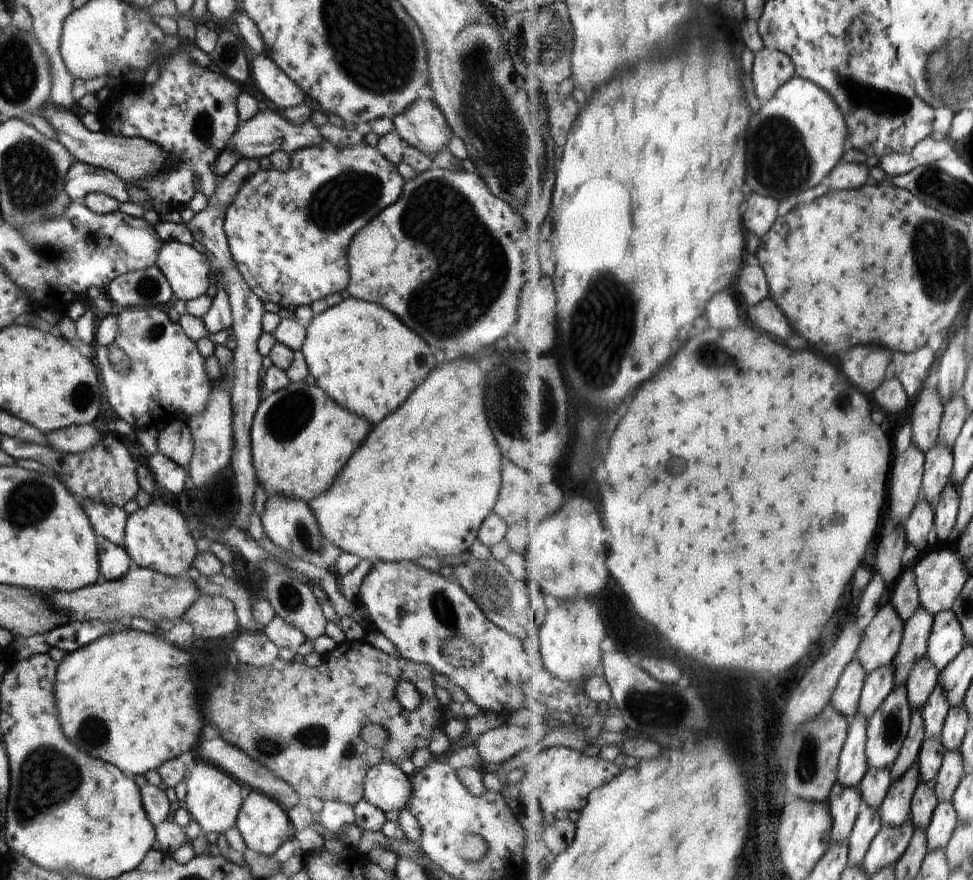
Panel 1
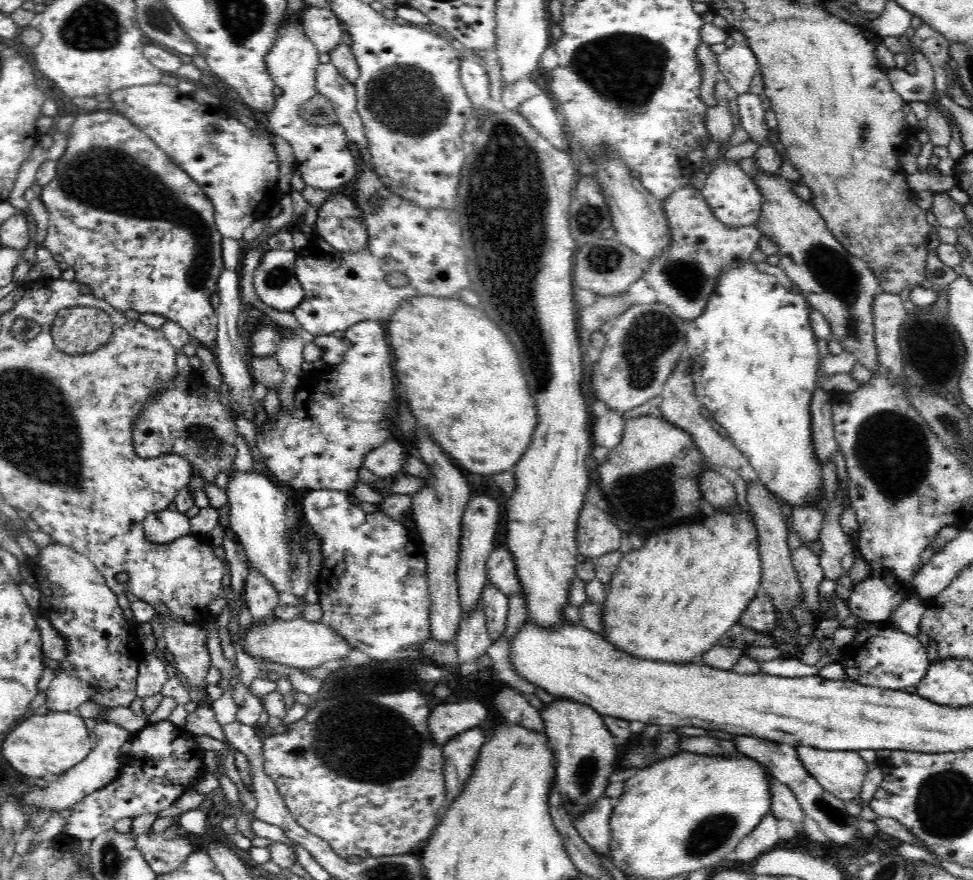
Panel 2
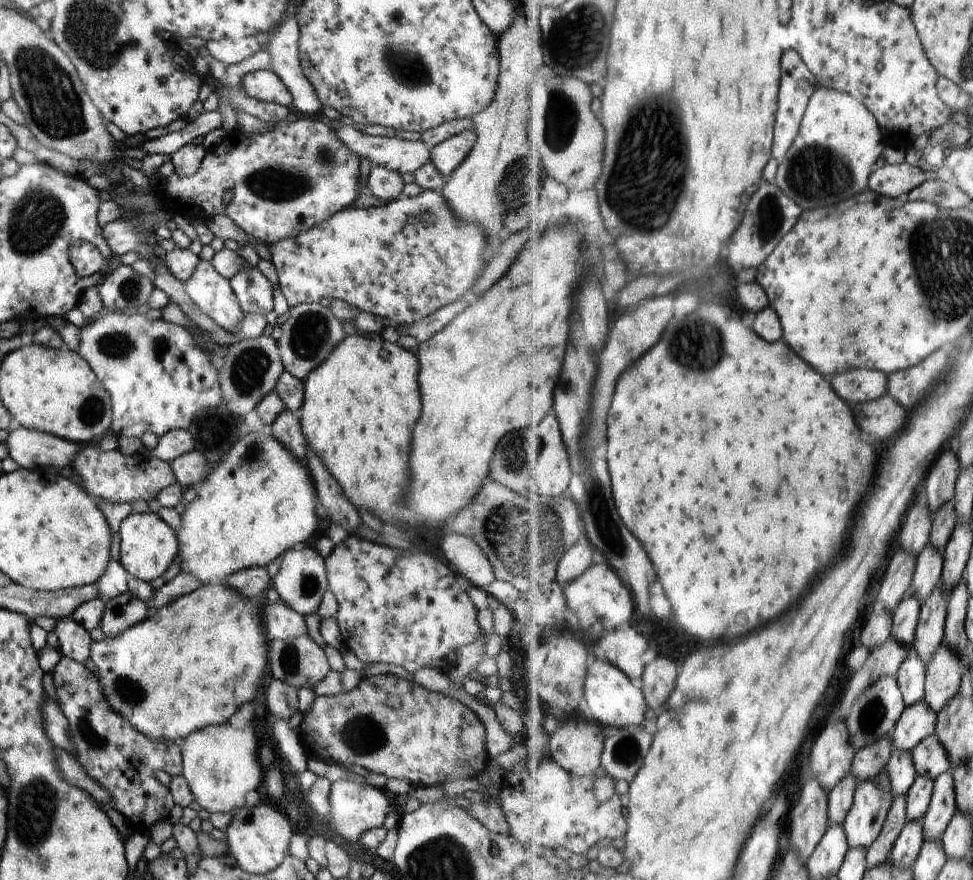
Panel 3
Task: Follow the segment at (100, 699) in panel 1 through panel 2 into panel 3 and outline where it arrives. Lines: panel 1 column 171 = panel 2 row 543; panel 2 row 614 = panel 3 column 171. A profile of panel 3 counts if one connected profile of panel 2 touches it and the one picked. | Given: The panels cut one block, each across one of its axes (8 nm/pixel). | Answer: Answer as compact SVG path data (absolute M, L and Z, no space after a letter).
M214 581L204 583L202 588L198 588L198 590L190 592L190 594L179 597L172 604L153 611L148 619L142 620L139 624L134 624L134 626L122 632L120 636L116 636L116 638L106 638L102 642L93 640L91 658L97 670L99 670L100 675L98 680L102 684L102 694L108 700L110 708L118 716L122 716L124 720L128 720L128 724L134 730L138 730L140 734L144 734L146 738L156 740L156 742L162 742L164 740L164 742L174 743L175 740L179 738L184 739L186 736L190 736L192 732L198 732L198 730L202 730L206 726L227 723L242 704L248 704L248 702L255 700L258 688L260 688L260 682L262 682L262 677L264 677L269 669L267 651L269 639L264 634L263 623L260 620L260 612L258 610L249 600L244 600L242 596L238 596L232 588L228 588L222 581Z

